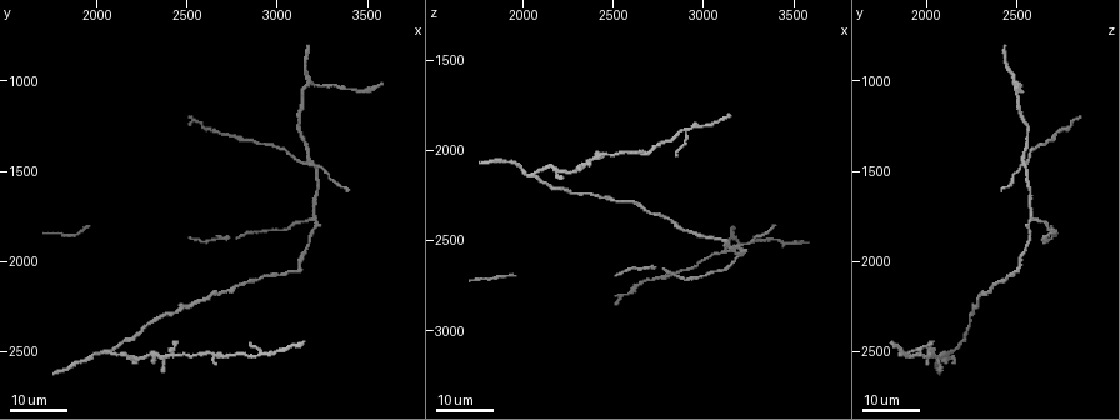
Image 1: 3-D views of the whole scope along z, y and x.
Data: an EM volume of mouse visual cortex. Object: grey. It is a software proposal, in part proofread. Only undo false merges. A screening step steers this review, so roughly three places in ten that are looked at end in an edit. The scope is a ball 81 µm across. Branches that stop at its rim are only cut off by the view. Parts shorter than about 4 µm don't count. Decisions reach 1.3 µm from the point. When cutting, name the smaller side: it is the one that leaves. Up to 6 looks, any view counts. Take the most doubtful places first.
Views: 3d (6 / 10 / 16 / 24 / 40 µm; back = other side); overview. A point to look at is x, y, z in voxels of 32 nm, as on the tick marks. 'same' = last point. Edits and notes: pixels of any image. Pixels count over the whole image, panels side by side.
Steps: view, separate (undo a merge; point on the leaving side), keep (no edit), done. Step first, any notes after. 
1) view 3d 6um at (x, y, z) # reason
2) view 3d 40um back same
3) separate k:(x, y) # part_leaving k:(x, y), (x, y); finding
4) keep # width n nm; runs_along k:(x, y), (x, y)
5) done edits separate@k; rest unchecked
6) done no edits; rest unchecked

view 3d 16um at (3180, 1000, 2500)

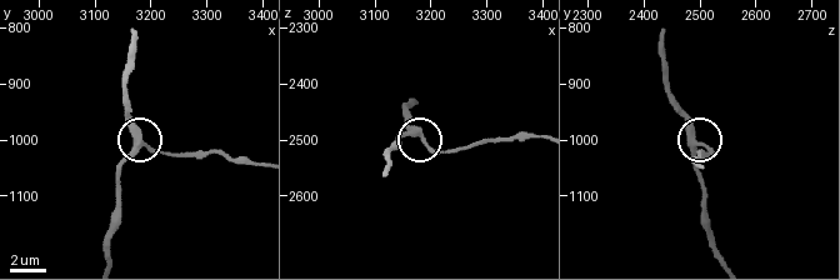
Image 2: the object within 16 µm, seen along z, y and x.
view 3d 6um at (3190, 1010, 2490) # zoom in

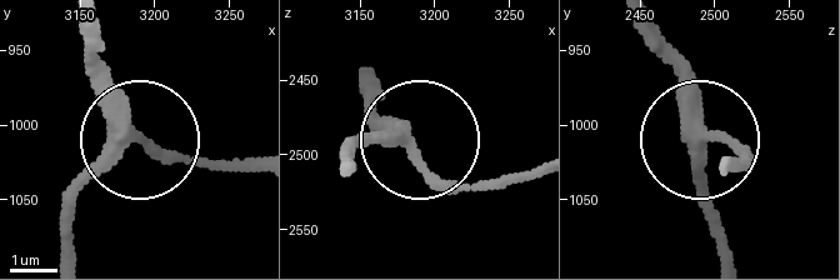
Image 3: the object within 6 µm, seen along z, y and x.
keep # width 290 nm; runs_along 3:(59, 250), (63, 214), (130, 130), (115, 83), (86, 51); continuous, no second cell

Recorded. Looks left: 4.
view 3d 16um at (3180, 1440, 2540) # branch point

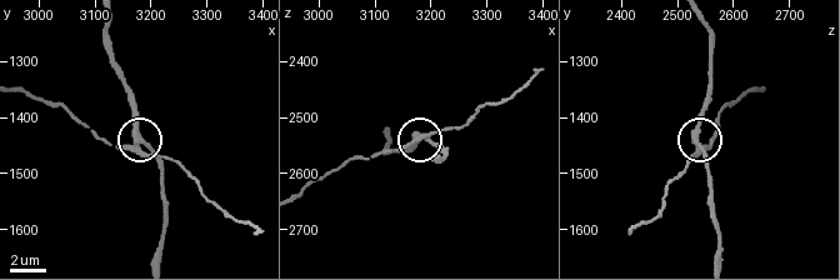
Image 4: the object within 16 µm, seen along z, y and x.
view 3d 10um at (3175, 1445, 2530) # zoom in

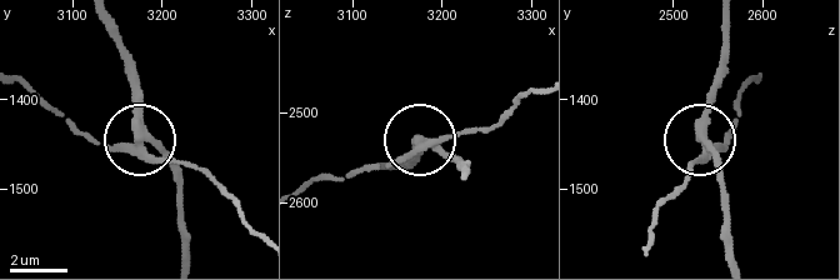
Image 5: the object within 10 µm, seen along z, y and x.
separate 5:(95, 140) # arms 3; a second cell is stuck on

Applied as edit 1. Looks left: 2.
view 3d 16um at (3200, 1760, 2580) # two arms in line, one across

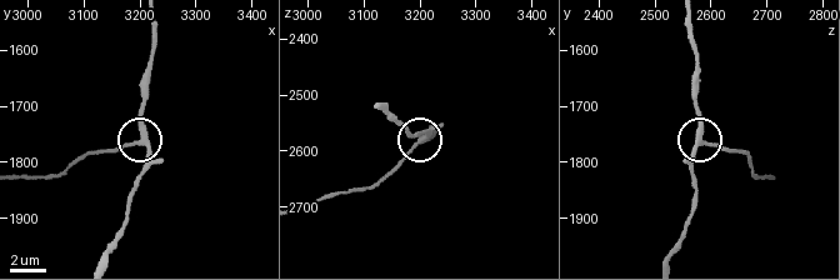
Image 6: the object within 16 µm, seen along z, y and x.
view 3d 10um at (3205, 1755, 2575)

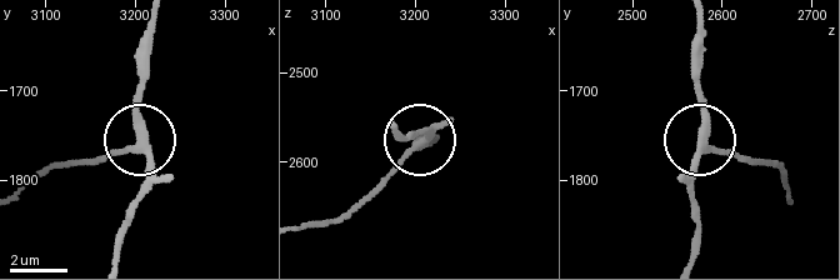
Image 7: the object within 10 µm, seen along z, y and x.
keep # side_arm 42 um; runs_along 7:(693, 255), (700, 226), (693, 161), (700, 140), (700, 35); all the same cell

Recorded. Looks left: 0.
done edits separate@5; rest unchecked

